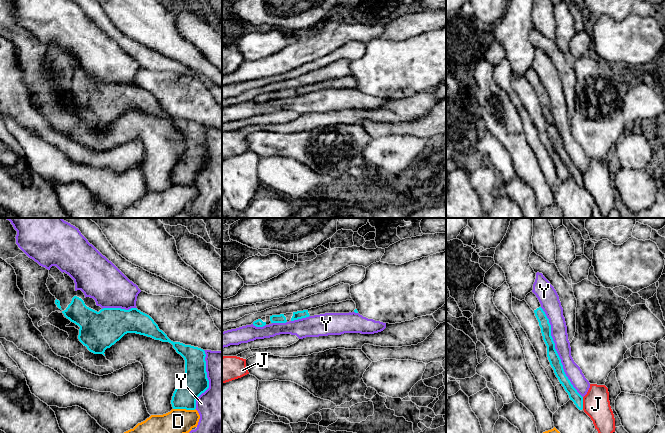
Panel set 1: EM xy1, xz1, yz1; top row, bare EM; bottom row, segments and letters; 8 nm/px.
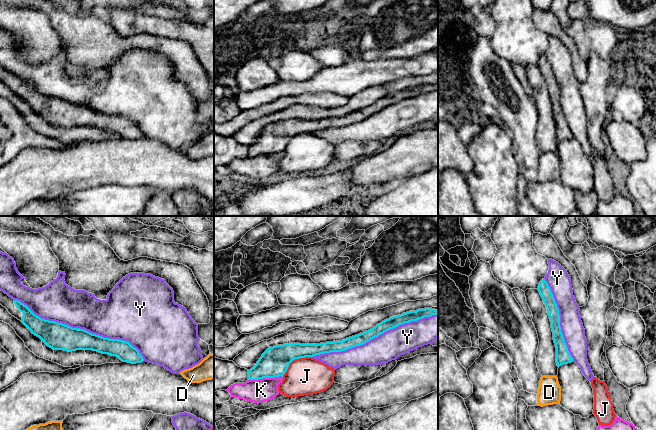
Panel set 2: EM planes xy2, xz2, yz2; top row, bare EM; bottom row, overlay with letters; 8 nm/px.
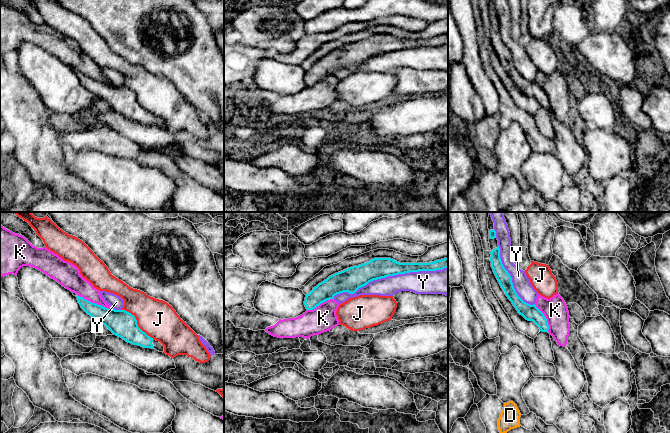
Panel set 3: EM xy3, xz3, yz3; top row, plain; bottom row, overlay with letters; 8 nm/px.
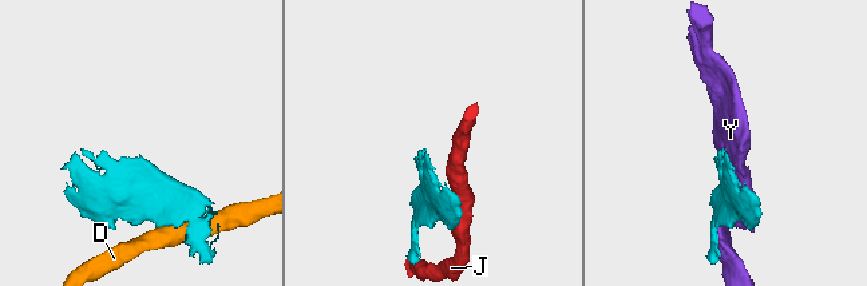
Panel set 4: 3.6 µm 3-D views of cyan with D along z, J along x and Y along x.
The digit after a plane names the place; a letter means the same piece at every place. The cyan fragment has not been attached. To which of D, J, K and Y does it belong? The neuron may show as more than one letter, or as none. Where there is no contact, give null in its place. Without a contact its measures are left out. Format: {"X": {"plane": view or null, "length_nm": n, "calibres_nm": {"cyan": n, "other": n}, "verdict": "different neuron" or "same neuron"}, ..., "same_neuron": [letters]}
{"D": {"plane": "xy1", "length_nm": 180, "calibres_nm": {"cyan": 200, "other": 190}, "verdict": "different neuron"}, "J": {"plane": "xy3", "length_nm": 360, "calibres_nm": {"cyan": 220, "other": 300}, "verdict": "different neuron"}, "K": {"plane": "xz2", "length_nm": 280, "calibres_nm": {"cyan": 240, "other": 190}, "verdict": "different neuron"}, "Y": {"plane": "xy2", "length_nm": 1150, "calibres_nm": {"cyan": 220, "other": 320}, "verdict": "different neuron"}, "same_neuron": []}

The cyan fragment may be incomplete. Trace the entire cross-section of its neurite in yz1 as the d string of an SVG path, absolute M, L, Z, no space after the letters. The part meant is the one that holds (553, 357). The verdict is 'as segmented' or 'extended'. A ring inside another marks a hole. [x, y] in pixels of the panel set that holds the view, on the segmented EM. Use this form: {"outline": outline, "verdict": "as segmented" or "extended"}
{"outline": "M530 292L526 295L525 301L534 311L535 316L539 322L543 340L547 346L547 357L551 367L554 370L556 377L558 378L560 384L564 387L565 391L568 393L570 400L574 402L574 404L579 410L582 410L583 397L573 387L573 385L571 384L570 380L564 372L561 359L555 349L555 343L551 336L551 325L549 323L549 319L547 318L545 312L541 308L541 304L533 292Z", "verdict": "extended"}

